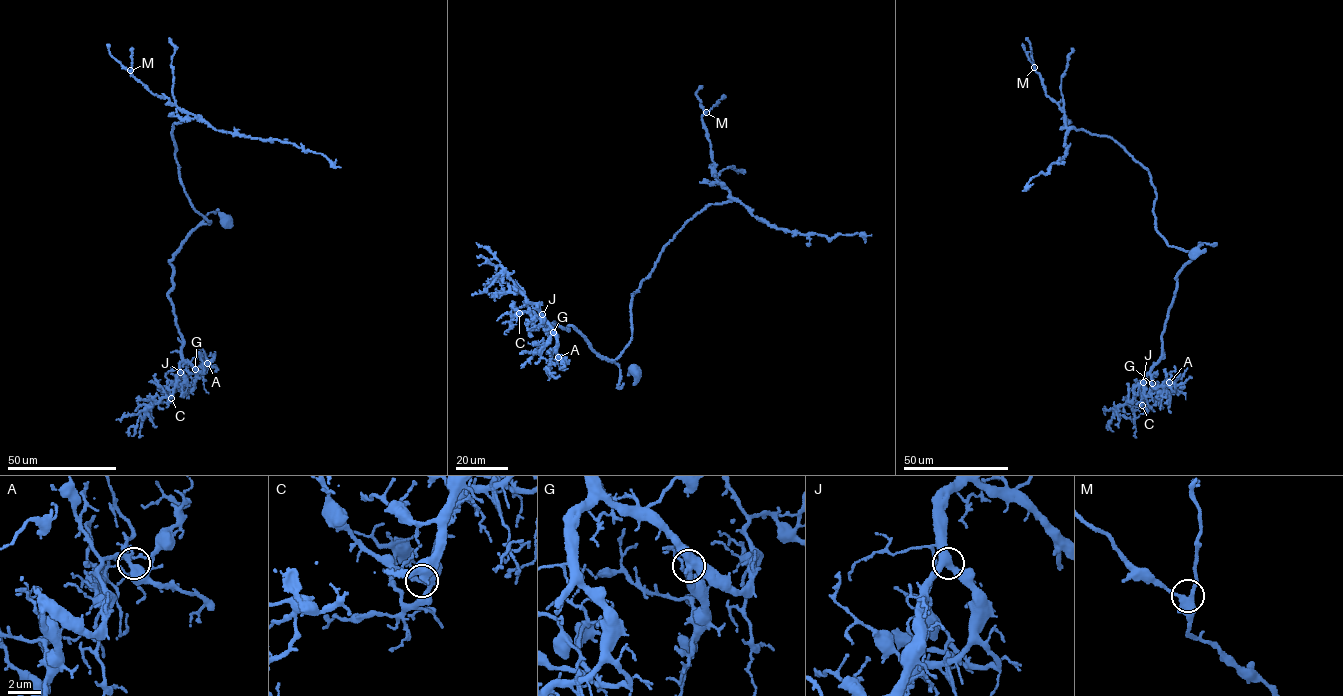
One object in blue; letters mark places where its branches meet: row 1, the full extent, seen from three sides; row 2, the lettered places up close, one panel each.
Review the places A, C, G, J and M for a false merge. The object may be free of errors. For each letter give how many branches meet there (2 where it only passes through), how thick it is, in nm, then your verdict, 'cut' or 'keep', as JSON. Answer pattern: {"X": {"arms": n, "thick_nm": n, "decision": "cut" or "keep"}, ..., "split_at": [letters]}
{"A": {"arms": 3, "thick_nm": 400, "decision": "keep"}, "C": {"arms": 3, "thick_nm": 360, "decision": "keep"}, "G": {"arms": 3, "thick_nm": 480, "decision": "keep"}, "J": {"arms": 3, "thick_nm": 400, "decision": "keep"}, "M": {"arms": 3, "thick_nm": 360, "decision": "keep"}, "split_at": []}

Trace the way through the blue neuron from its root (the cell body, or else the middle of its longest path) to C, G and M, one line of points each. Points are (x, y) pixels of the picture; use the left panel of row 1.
C: (227, 220), (219, 212), (209, 213), (170, 262), (173, 285), (168, 297), (183, 340), (184, 375), (171, 398)
G: (227, 220), (219, 212), (209, 213), (170, 262), (173, 285), (168, 297), (183, 340), (183, 358), (195, 369)
M: (227, 220), (214, 212), (199, 225), (210, 221), (180, 177), (172, 126), (198, 116), (154, 95), (130, 70)

